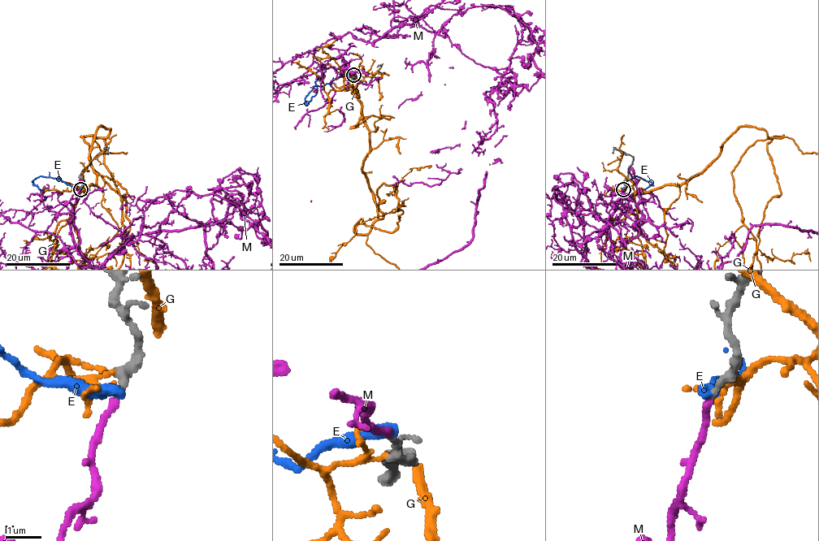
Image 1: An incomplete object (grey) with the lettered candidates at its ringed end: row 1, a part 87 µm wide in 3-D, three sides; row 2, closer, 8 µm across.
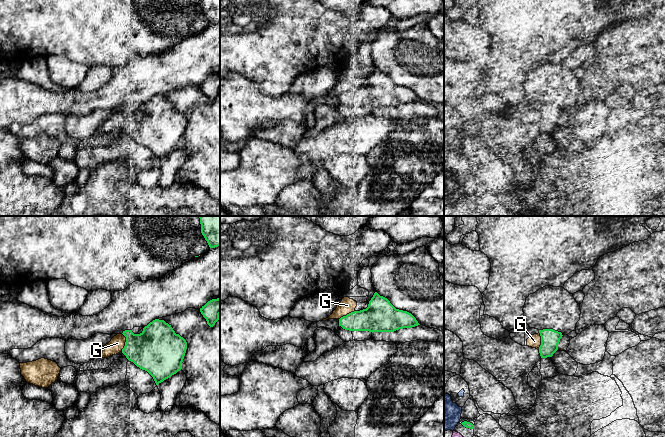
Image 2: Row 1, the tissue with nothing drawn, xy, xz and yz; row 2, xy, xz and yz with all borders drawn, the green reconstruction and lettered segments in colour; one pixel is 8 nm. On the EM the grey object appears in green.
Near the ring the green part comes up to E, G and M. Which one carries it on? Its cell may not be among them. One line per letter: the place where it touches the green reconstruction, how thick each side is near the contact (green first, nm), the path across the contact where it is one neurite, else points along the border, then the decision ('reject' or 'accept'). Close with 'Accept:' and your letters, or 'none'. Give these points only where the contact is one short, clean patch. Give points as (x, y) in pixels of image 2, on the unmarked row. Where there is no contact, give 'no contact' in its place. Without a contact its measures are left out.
E: no contact | reject
G: xy (125, 118) | 360/120 nm | reject
M: no contact | accept
Accept: M

